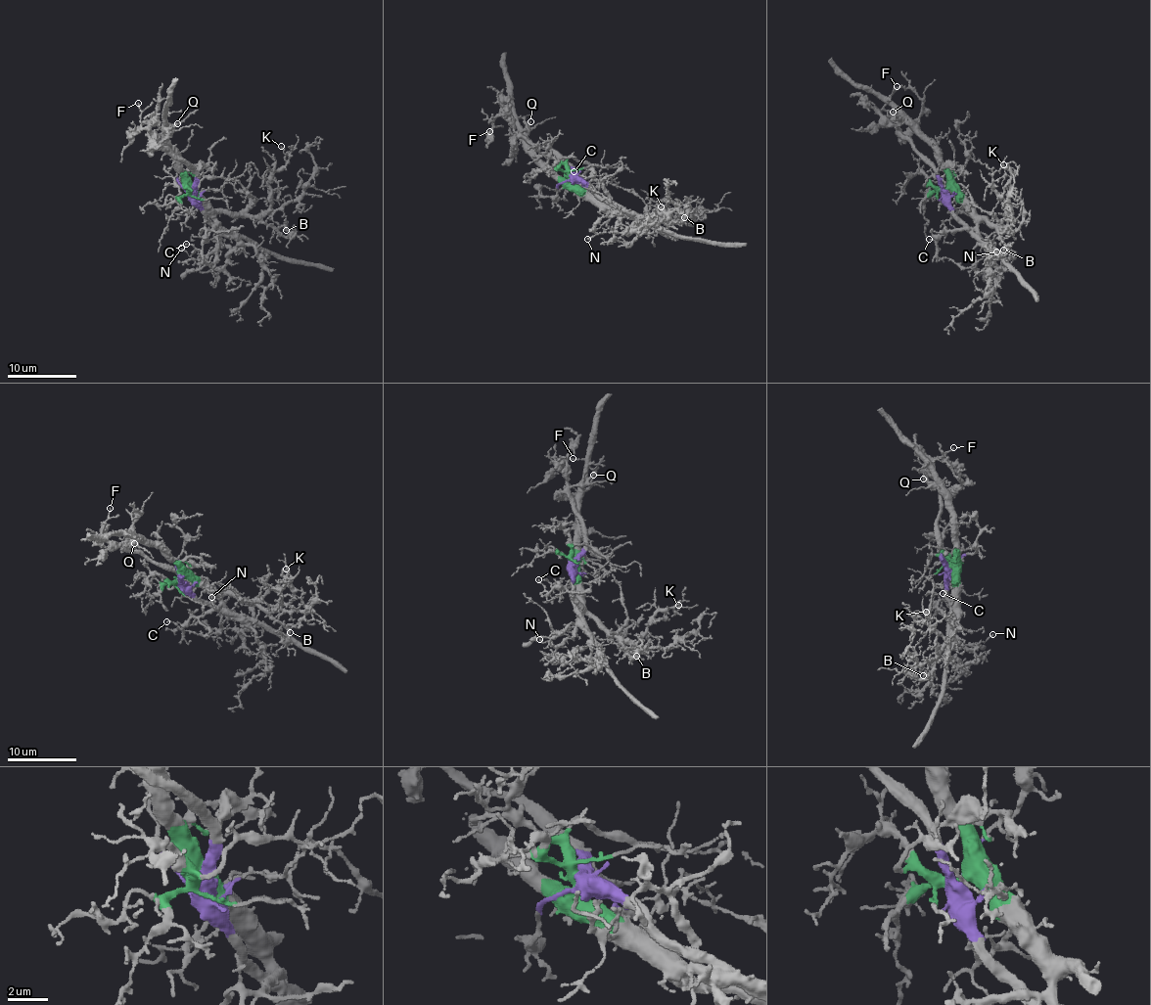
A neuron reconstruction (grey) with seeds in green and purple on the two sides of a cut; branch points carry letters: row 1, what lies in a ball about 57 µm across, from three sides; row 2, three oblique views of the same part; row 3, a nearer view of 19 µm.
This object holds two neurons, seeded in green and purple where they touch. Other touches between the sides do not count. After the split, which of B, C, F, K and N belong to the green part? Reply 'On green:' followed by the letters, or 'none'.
On green: B, C, K, N

